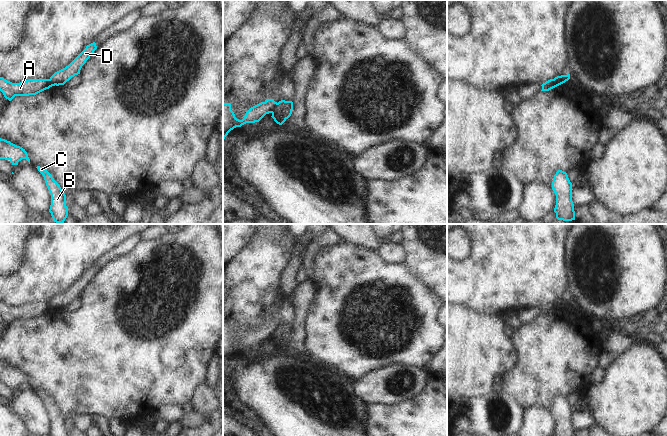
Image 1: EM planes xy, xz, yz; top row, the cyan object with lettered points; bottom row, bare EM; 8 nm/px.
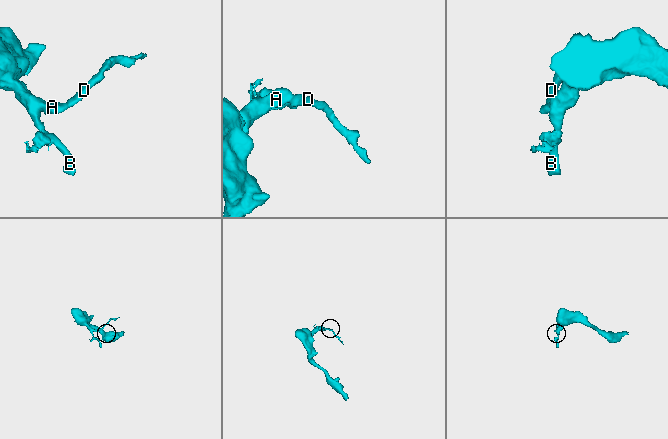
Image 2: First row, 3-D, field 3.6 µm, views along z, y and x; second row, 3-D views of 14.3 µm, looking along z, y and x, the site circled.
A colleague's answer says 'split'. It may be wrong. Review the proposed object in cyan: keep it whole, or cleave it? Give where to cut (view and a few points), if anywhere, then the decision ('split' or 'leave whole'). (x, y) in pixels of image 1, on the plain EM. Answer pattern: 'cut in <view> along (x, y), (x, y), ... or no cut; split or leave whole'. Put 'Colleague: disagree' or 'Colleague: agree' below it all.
cut in xz along (277, 327), (271, 336); split
Colleague: agree

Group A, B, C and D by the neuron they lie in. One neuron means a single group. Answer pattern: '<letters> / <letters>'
A B C / D

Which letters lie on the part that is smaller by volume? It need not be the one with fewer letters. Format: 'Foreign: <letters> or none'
Foreign: D

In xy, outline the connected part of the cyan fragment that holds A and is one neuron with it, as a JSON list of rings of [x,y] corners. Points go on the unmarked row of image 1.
[[[0,301],[0,315],[9,325],[15,320],[36,319],[52,310],[49,303],[29,303],[20,307],[12,307]]]

